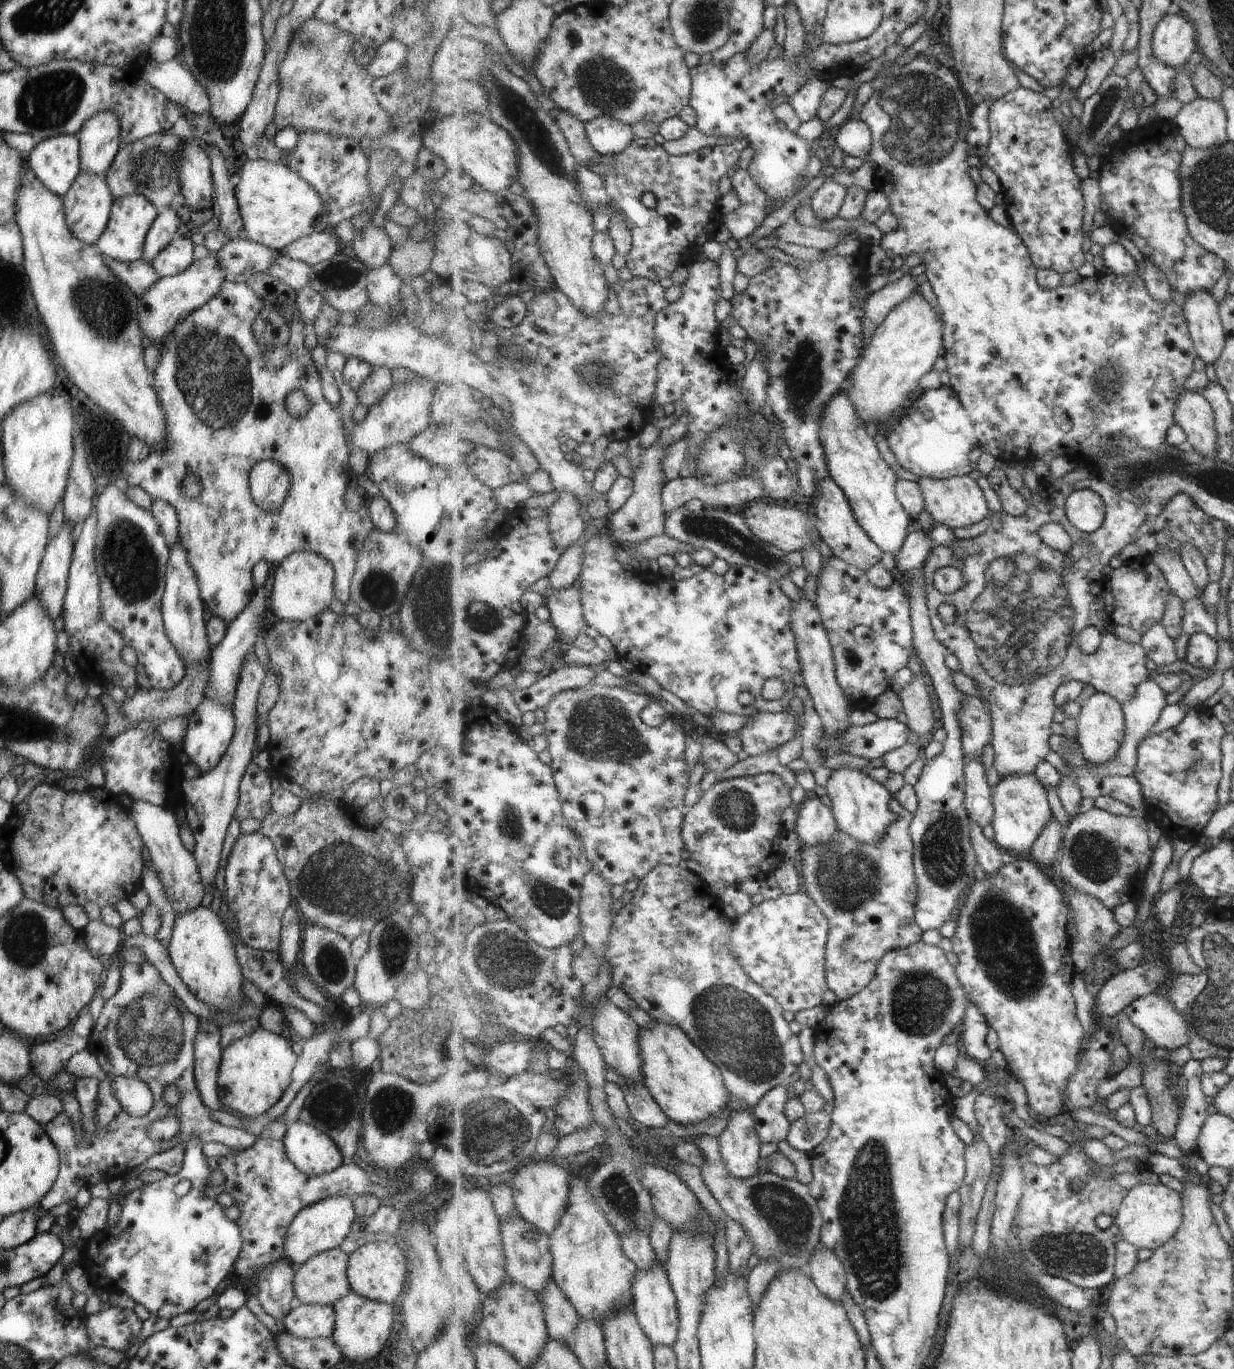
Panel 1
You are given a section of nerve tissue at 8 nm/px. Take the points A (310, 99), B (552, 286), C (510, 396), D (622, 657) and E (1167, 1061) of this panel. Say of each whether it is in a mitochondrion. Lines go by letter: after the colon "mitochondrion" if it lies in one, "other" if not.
A: mitochondrion
B: other
C: other
D: other
E: other

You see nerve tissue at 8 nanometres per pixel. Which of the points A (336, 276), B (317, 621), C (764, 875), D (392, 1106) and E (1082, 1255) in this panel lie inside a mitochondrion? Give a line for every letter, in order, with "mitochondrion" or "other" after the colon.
A: mitochondrion
B: other
C: other
D: mitochondrion
E: mitochondrion

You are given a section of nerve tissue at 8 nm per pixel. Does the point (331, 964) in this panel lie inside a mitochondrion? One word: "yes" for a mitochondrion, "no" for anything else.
yes

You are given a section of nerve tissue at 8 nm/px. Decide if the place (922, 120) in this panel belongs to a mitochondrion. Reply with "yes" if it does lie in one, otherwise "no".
yes

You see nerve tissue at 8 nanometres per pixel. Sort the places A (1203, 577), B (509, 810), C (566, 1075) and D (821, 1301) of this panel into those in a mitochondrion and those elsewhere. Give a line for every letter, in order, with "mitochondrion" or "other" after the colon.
A: other
B: mitochondrion
C: other
D: other

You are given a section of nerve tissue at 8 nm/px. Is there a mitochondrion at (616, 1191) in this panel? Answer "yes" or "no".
yes

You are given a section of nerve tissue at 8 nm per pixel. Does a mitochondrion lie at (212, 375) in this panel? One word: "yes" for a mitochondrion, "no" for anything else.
yes

